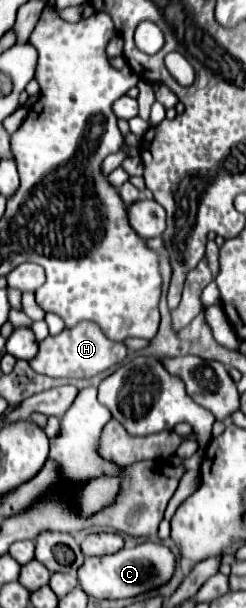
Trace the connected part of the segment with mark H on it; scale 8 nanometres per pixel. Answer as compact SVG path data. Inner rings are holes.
M80 324L76 328L66 328L58 336L48 336L40 342L38 356L30 360L30 366L44 376L50 378L92 378L100 372L118 366L128 356L128 348L124 344L116 344L108 340L96 324Z

